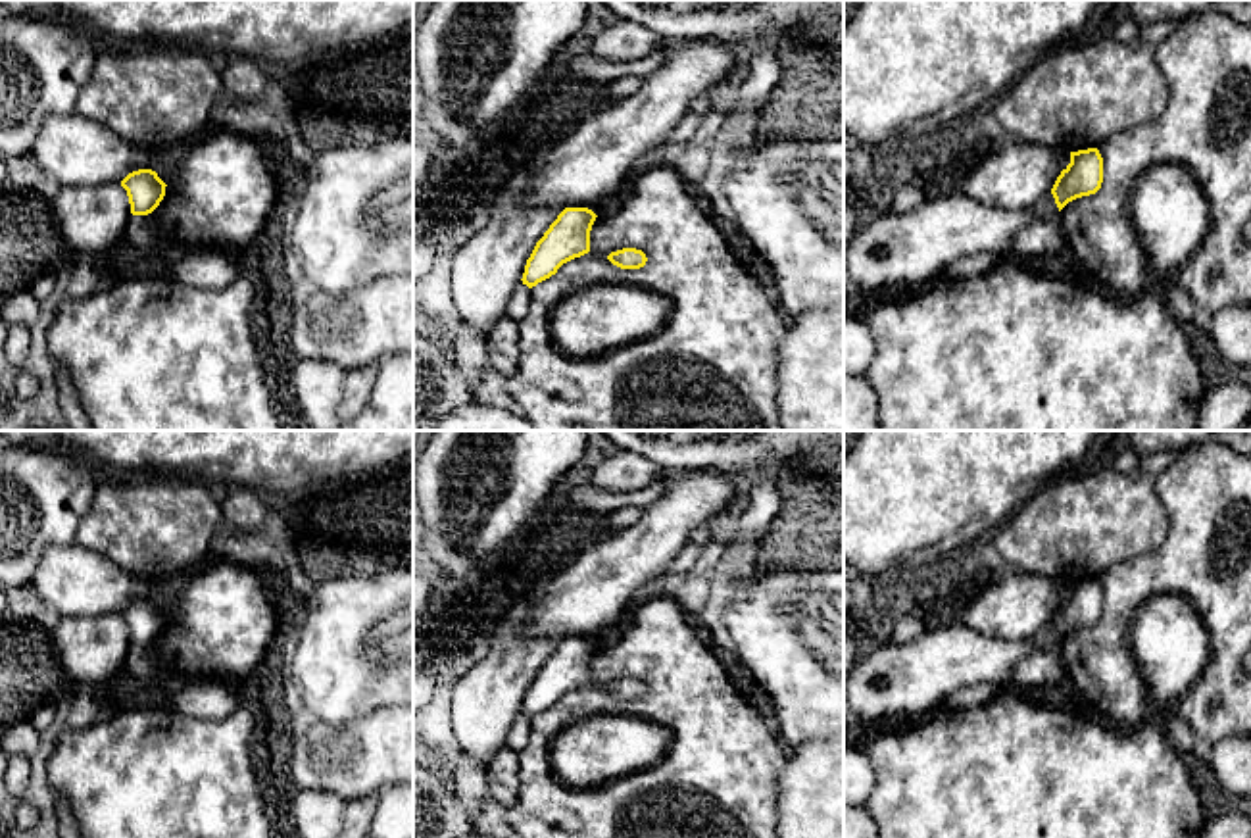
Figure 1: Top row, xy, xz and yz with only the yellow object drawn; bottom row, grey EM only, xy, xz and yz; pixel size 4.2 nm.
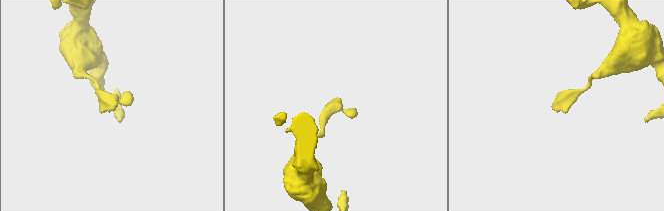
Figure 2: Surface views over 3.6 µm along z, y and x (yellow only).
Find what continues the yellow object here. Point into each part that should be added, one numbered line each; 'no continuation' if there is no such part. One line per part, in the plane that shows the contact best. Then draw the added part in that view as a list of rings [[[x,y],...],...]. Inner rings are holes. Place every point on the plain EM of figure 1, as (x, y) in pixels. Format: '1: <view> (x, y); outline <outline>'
no continuation

